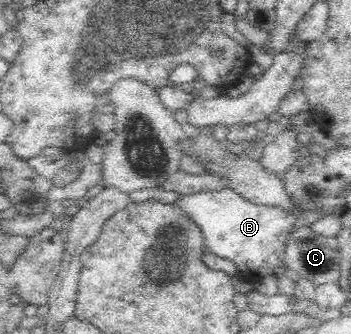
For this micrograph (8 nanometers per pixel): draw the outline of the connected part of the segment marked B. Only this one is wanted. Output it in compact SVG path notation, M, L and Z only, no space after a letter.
M226 186L218 191L184 195L175 202L180 203L187 215L200 227L205 243L204 251L230 260L240 276L246 270L257 273L262 268L268 268L266 262L277 266L279 271L282 269L286 242L296 222L296 216L284 208L254 204Z

